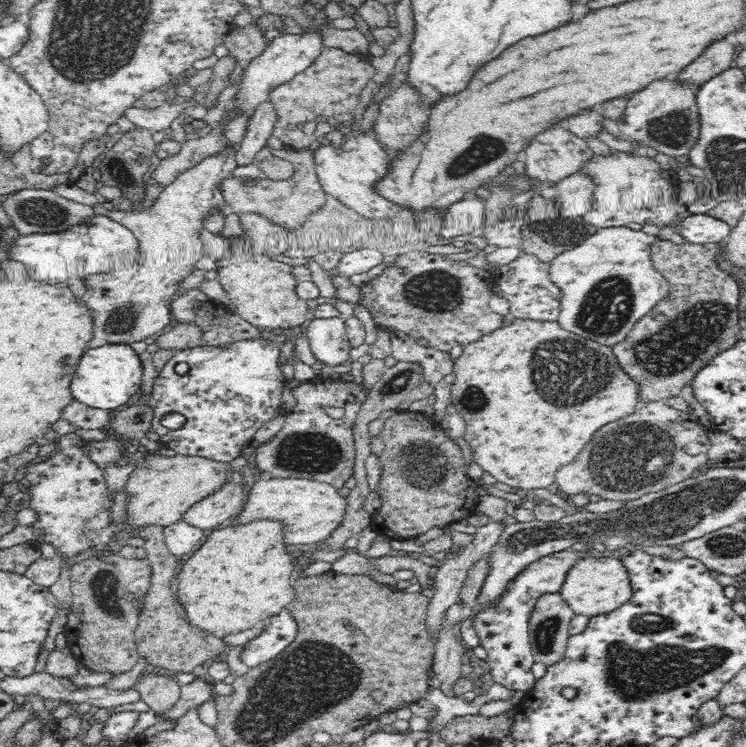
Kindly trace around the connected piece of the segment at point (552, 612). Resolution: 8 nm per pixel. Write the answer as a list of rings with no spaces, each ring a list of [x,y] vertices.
[[[559,591],[545,592],[538,597],[529,617],[529,642],[535,662],[546,664],[549,668],[561,662],[571,638],[571,623],[576,616],[575,610]]]

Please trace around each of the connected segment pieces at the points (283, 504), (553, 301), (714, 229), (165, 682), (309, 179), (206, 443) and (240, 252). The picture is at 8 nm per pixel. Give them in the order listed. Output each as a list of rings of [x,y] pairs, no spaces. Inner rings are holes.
[[[264,476],[252,487],[250,504],[244,508],[238,522],[276,517],[288,523],[288,534],[286,534],[288,544],[311,548],[315,543],[328,540],[348,514],[350,508],[348,497],[340,496],[338,489],[334,485],[318,480]]]
[[[521,251],[518,257],[511,259],[510,264],[500,268],[500,275],[496,276],[496,289],[509,304],[510,312],[516,319],[536,321],[556,321],[559,317],[559,292],[549,279],[549,264],[540,257],[528,251]]]
[[[690,214],[676,228],[685,242],[692,244],[722,244],[729,235],[729,224],[705,214]]]
[[[152,669],[144,672],[135,686],[141,700],[158,715],[174,708],[180,696],[180,687],[174,679],[160,676]]]
[[[284,147],[280,150],[272,150],[272,157],[288,160],[294,165],[293,175],[286,180],[275,181],[266,178],[263,181],[246,182],[233,176],[224,180],[223,190],[227,196],[227,202],[232,205],[234,213],[257,214],[274,226],[279,226],[283,232],[292,235],[295,242],[295,232],[298,232],[308,218],[318,212],[326,204],[328,192],[324,189],[320,175],[312,162],[312,151],[295,151]]]
[[[260,334],[256,335],[255,337],[226,341],[225,343],[220,343],[219,345],[207,344],[188,347],[184,350],[177,350],[174,353],[174,356],[169,358],[159,368],[159,372],[155,378],[155,383],[153,384],[152,392],[148,400],[148,407],[152,413],[150,428],[154,432],[158,433],[158,436],[160,436],[160,440],[166,449],[176,451],[178,455],[200,457],[206,458],[208,460],[214,460],[220,463],[228,463],[237,456],[240,456],[240,452],[242,452],[242,450],[244,450],[248,444],[252,444],[252,441],[255,439],[256,432],[258,432],[260,428],[264,427],[264,424],[272,422],[274,419],[278,419],[283,415],[283,413],[285,413],[282,410],[282,394],[284,394],[284,390],[286,390],[286,382],[286,376],[284,376],[284,372],[282,371],[282,350],[280,350],[278,342],[276,342],[276,340],[272,340],[272,338],[268,338],[268,336],[262,336]],[[180,362],[188,364],[189,368],[186,374],[178,374],[178,372],[176,372],[176,365],[180,364]],[[170,412],[176,412],[176,414],[184,415],[184,417],[186,417],[186,423],[176,430],[171,430],[166,426],[163,426],[161,424],[162,419],[167,414],[170,414]]]
[[[206,228],[204,232],[206,255],[217,260],[218,280],[227,296],[236,306],[237,314],[258,328],[280,328],[285,330],[302,325],[306,320],[308,305],[295,291],[297,280],[294,268],[269,256],[268,252],[256,250],[248,234],[216,238]]]

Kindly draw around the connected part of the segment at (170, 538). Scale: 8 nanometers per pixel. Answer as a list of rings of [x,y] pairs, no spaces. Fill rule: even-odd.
[[[184,519],[162,531],[168,550],[178,557],[192,552],[196,546],[201,544],[200,540],[204,537],[202,527],[192,525]]]

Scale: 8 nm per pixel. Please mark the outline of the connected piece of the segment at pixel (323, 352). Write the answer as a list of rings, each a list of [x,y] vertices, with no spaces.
[[[315,317],[308,323],[307,337],[313,357],[328,370],[350,359],[353,346],[342,319]]]

